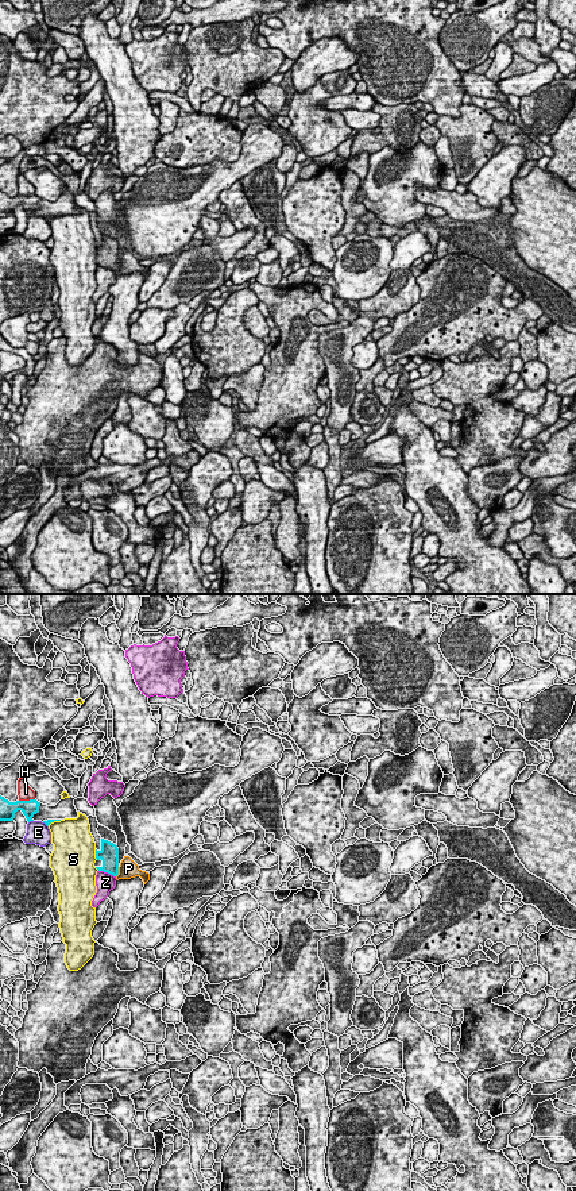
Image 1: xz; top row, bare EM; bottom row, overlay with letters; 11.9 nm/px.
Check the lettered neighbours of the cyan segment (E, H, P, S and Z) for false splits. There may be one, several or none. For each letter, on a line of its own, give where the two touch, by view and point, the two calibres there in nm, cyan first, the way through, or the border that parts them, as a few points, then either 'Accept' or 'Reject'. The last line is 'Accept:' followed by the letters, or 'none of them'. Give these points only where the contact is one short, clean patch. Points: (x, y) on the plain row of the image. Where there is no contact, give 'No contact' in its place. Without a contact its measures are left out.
E: Touches cyan at xz (30, 215). Thickness 190 nm (cyan) against 280 nm. Boundary: xz (33, 215), (29, 218). Reject
H: Touches cyan at xz (26, 196). Thickness 190 nm (cyan) against 180 nm. Boundary: xz (34, 193), (19, 196). Reject
P: Touches cyan at xz (118, 268). Thickness 220 nm (cyan) against 220 nm. Path across: xz (109, 249), (109, 258), (118, 268), (128, 263). Accept
S: Touches cyan at xz (96, 250). Thickness 220 nm (cyan) against 480 nm. Reject
Z: Touches cyan at xz (107, 266). Thickness 220 nm (cyan) against 240 nm. Boundary: xz (99, 265), (115, 272). Reject
Accept: P

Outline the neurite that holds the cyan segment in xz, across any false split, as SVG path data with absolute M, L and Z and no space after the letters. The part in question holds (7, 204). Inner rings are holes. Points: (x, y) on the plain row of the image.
M0 190L0 216L13 216L15 208L22 205L27 216L34 216L32 212L39 208L40 197L36 194L9 197Z

